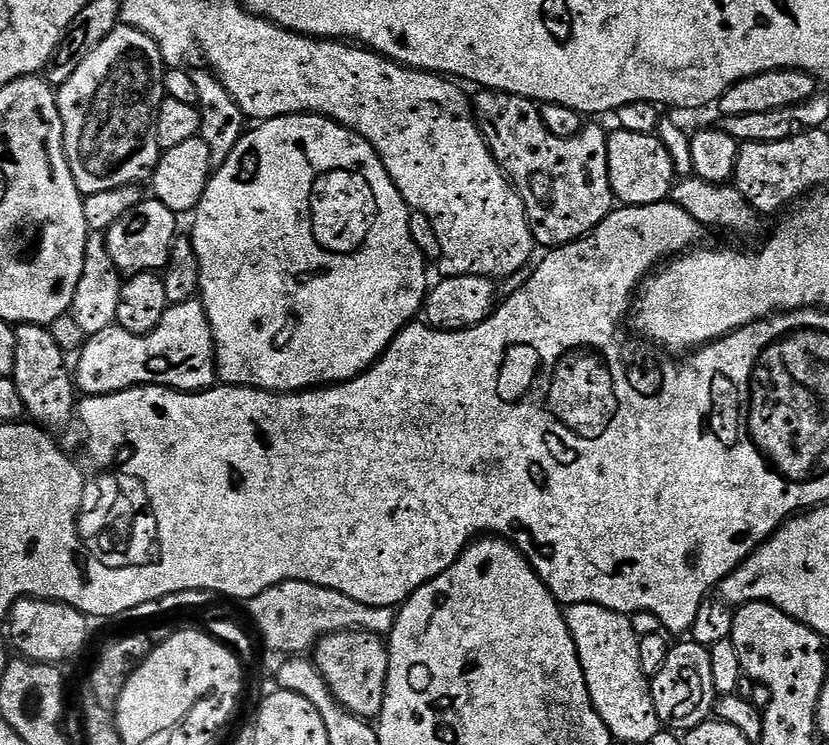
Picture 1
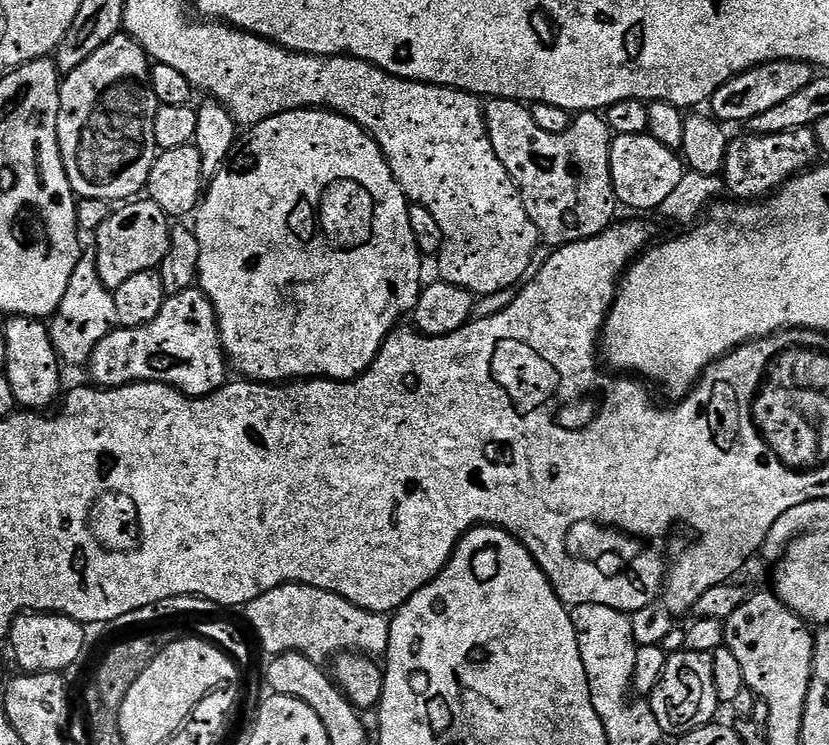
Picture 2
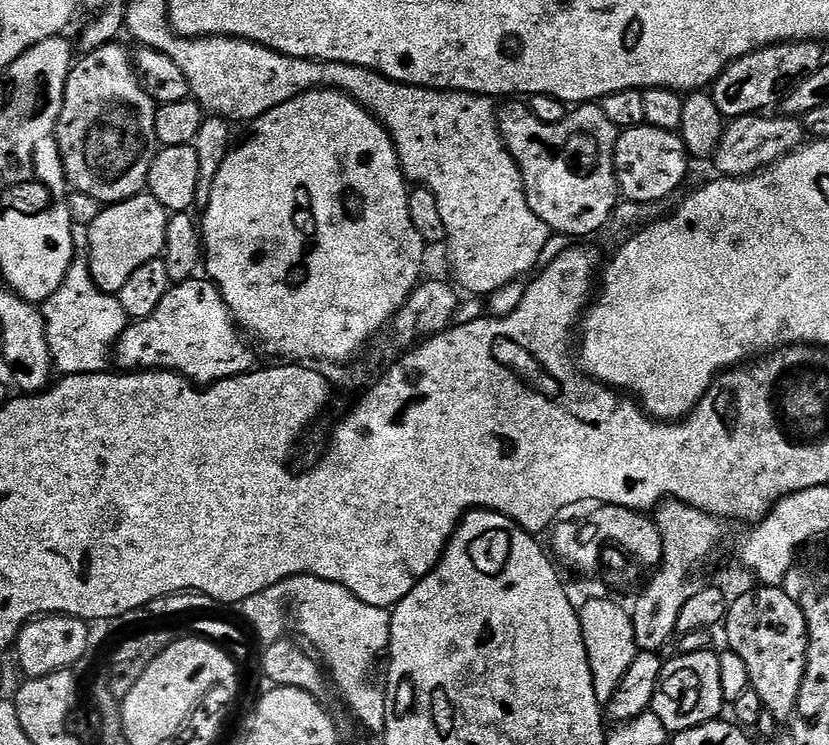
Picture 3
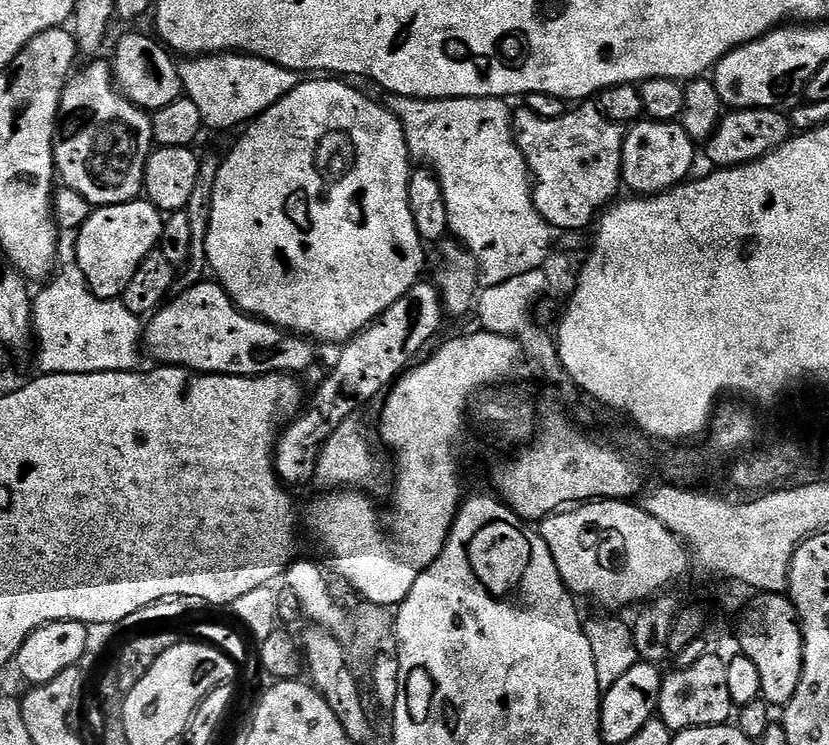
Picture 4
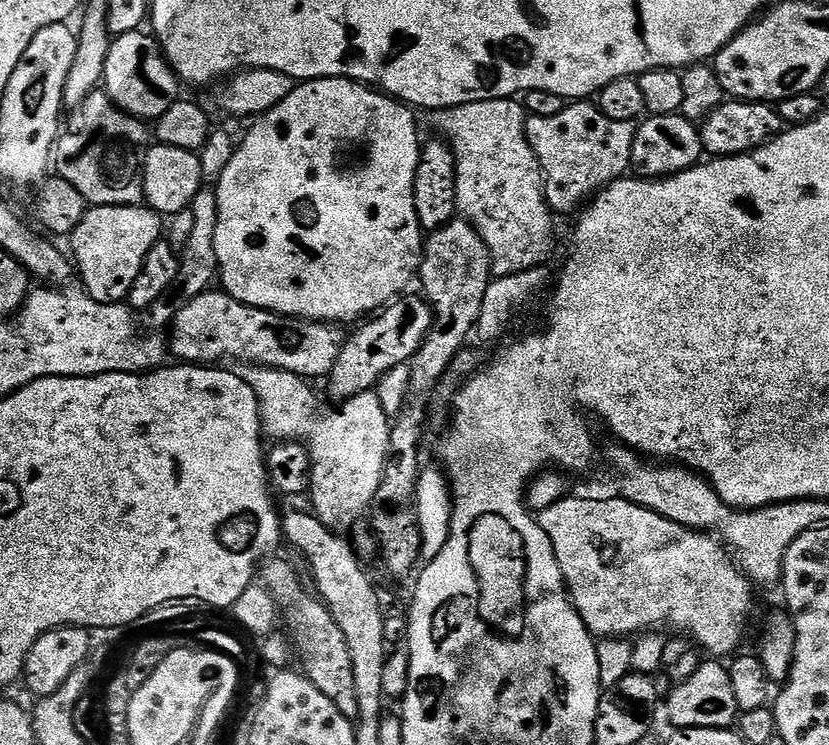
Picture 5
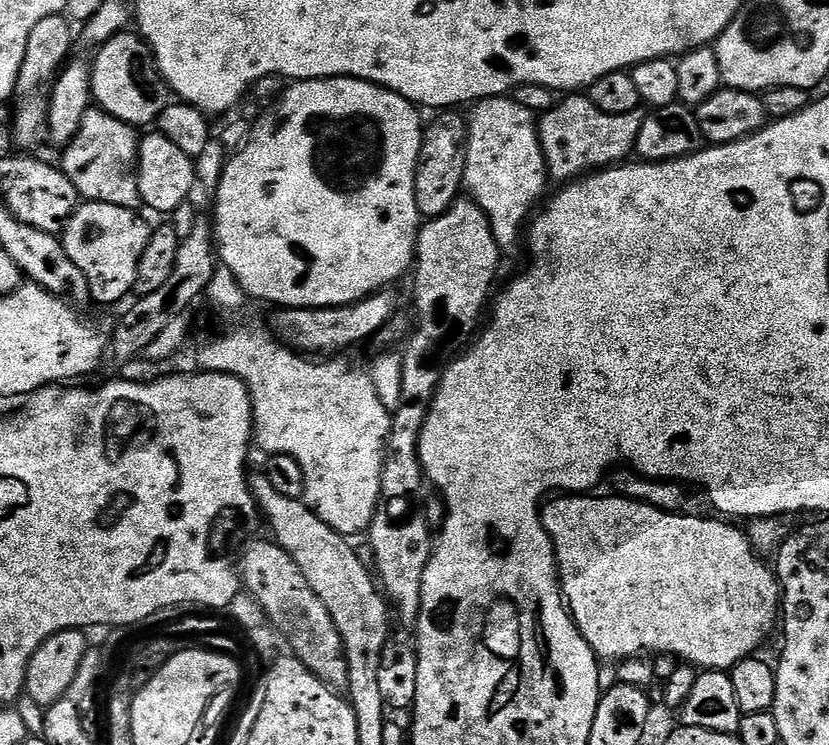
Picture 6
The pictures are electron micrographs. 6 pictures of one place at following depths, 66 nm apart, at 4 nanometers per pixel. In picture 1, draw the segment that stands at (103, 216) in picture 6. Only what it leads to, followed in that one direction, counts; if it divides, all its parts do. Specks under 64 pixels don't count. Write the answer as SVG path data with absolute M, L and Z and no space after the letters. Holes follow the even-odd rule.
M144 198L130 214L118 218L107 232L108 250L114 266L121 274L155 272L168 267L172 256L172 243L178 238L176 232L177 213L172 212L161 200Z

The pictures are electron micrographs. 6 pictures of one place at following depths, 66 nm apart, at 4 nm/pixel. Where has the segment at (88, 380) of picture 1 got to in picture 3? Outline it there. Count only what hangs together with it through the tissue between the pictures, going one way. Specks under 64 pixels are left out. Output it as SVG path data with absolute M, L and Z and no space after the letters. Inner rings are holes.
M207 278L181 280L168 289L166 298L158 302L158 310L150 318L129 323L127 330L120 336L114 349L114 364L117 369L129 372L175 372L178 376L192 381L197 386L217 384L219 380L228 380L231 376L245 376L257 367L257 349L246 339L235 320L232 311L226 306L222 294L216 285Z

